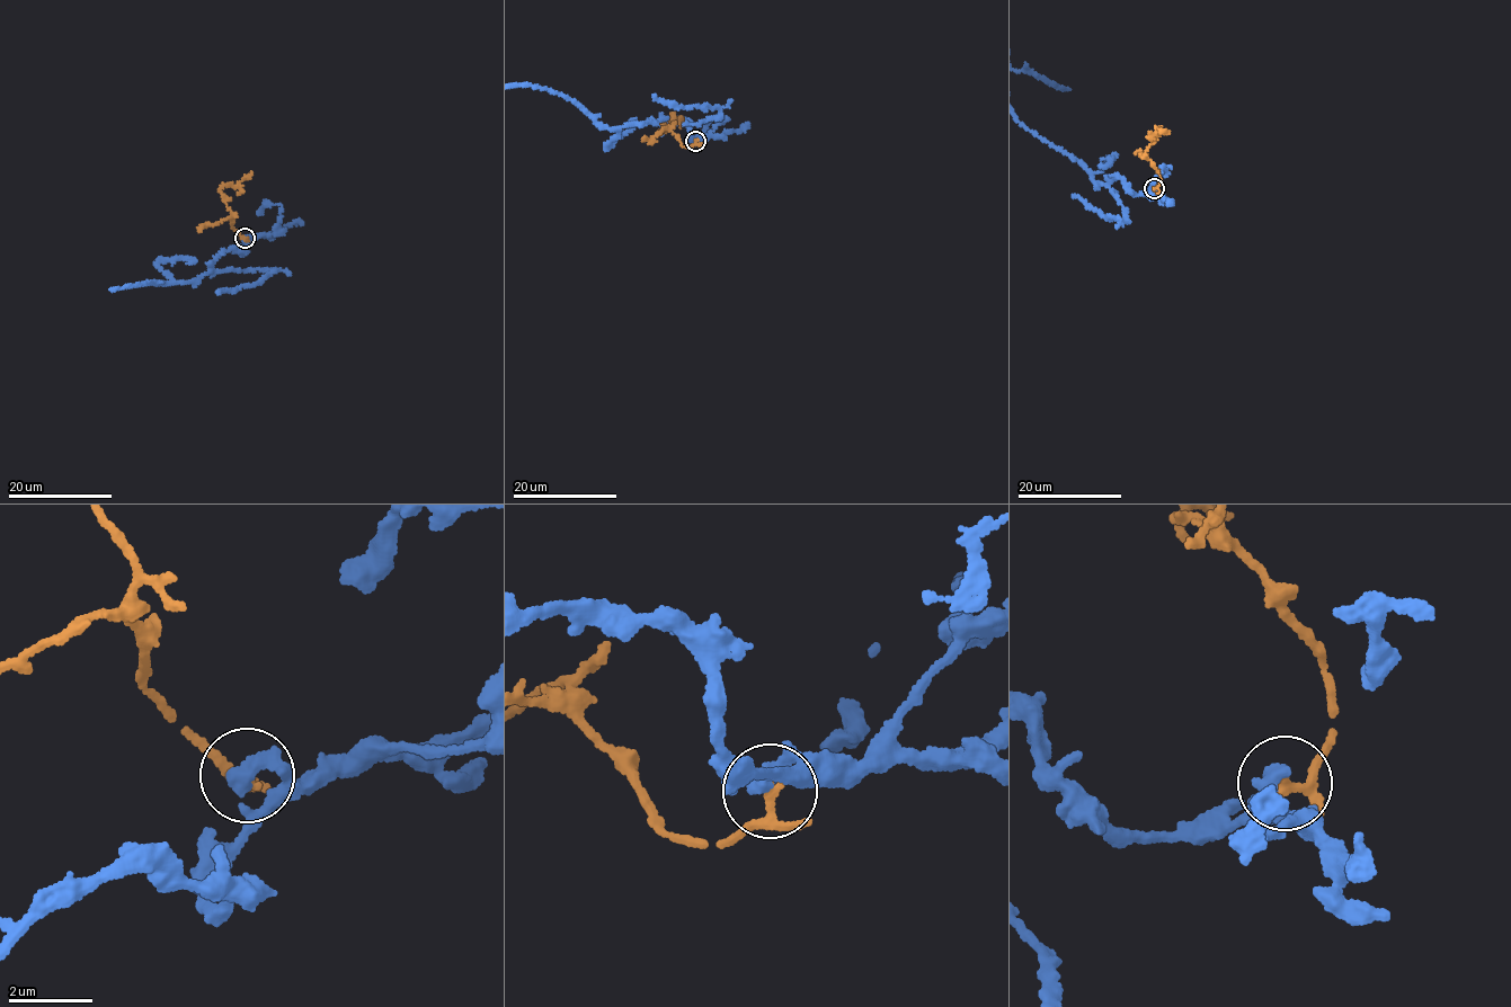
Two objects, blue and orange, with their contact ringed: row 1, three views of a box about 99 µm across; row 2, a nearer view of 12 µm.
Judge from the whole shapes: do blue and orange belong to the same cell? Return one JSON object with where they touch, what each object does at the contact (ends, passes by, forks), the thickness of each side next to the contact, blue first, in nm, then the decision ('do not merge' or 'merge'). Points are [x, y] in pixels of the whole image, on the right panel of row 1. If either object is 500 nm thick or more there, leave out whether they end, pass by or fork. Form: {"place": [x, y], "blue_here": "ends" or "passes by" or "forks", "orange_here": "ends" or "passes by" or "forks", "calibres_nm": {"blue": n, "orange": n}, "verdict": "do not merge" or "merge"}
{"place": [1154, 188], "blue_here": "ends", "orange_here": "passes by", "calibres_nm": {"blue": 460, "orange": 200}, "verdict": "do not merge"}

